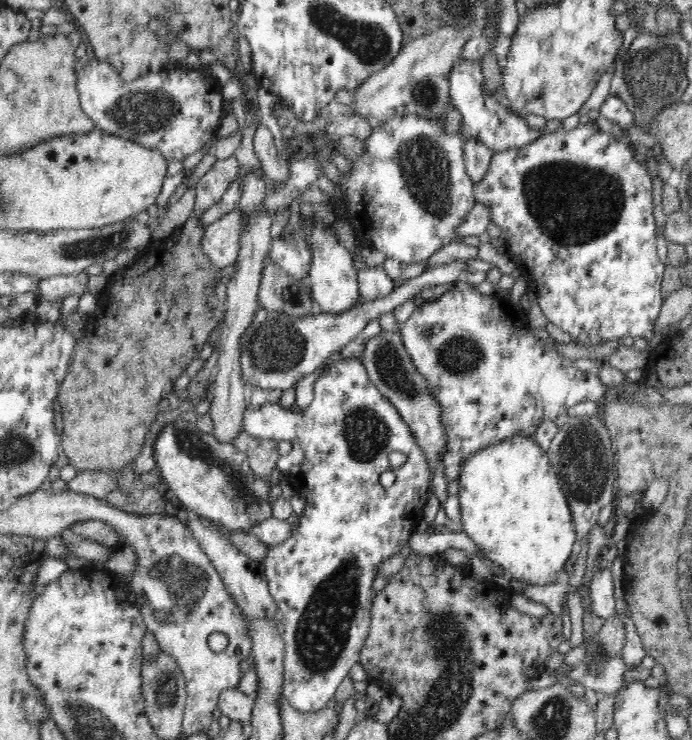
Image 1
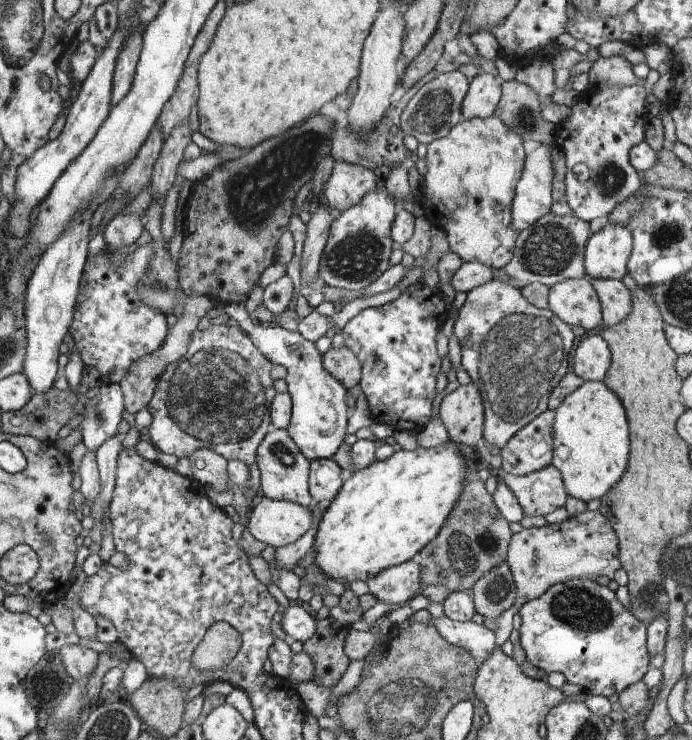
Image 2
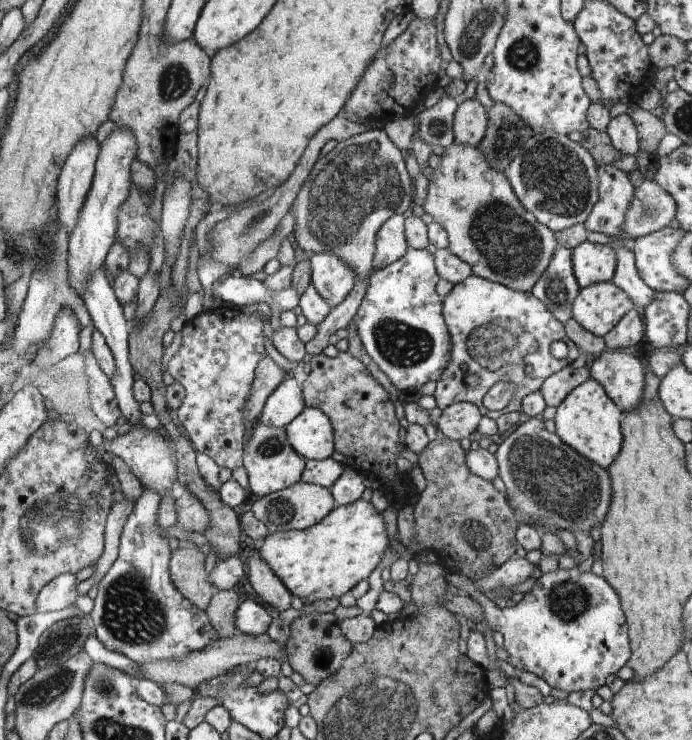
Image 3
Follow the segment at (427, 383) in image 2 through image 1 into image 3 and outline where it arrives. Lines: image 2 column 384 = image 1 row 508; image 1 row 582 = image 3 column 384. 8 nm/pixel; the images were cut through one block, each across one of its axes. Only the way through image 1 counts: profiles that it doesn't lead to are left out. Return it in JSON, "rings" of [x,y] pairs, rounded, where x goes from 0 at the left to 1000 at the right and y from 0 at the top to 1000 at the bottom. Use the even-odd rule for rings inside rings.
{"rings":[[[591,335],[578,350],[533,373],[526,403],[510,431],[526,472],[581,534],[607,527],[617,516],[636,514],[650,486],[653,459],[639,430],[639,405],[630,395],[630,381],[630,347],[617,336]]]}

